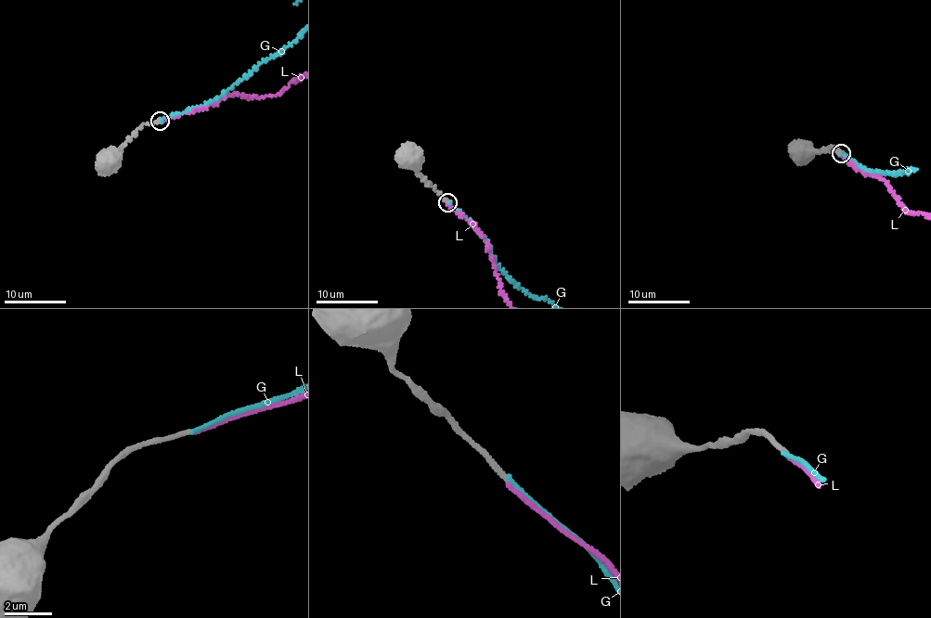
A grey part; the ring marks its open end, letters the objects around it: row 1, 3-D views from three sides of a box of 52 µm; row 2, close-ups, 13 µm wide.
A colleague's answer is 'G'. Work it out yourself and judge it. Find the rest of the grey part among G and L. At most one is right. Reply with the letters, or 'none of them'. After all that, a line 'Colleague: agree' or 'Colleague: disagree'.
G
Colleague: agree

